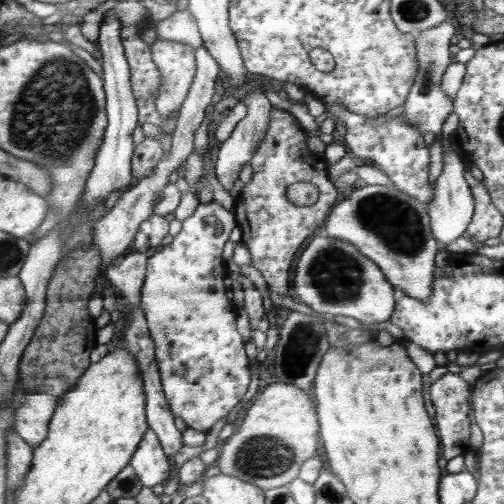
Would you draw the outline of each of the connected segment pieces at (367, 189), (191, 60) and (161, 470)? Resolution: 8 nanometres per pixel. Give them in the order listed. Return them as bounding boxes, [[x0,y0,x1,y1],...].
[[321,185,445,301],[151,38,196,119],[130,429,170,488]]

